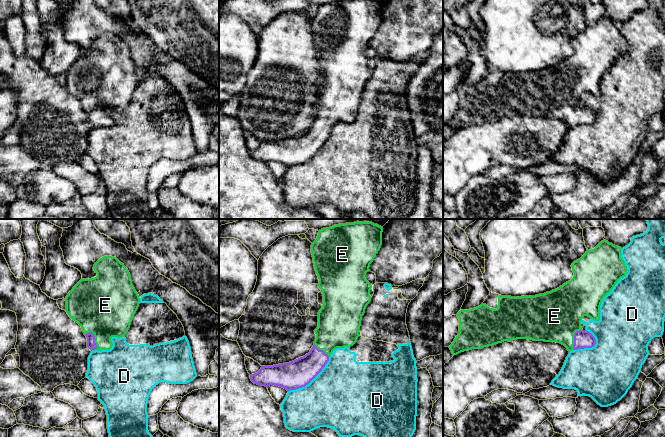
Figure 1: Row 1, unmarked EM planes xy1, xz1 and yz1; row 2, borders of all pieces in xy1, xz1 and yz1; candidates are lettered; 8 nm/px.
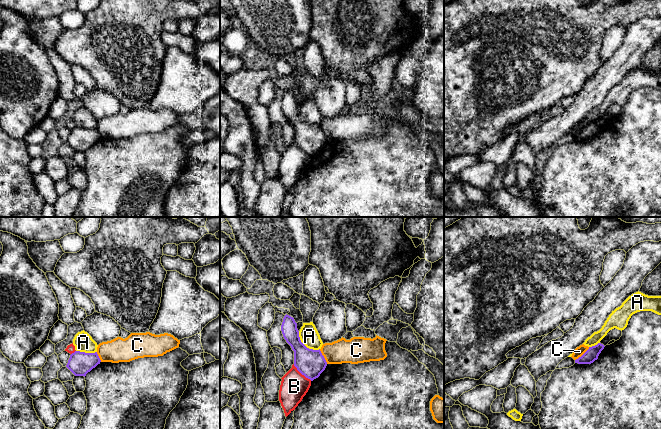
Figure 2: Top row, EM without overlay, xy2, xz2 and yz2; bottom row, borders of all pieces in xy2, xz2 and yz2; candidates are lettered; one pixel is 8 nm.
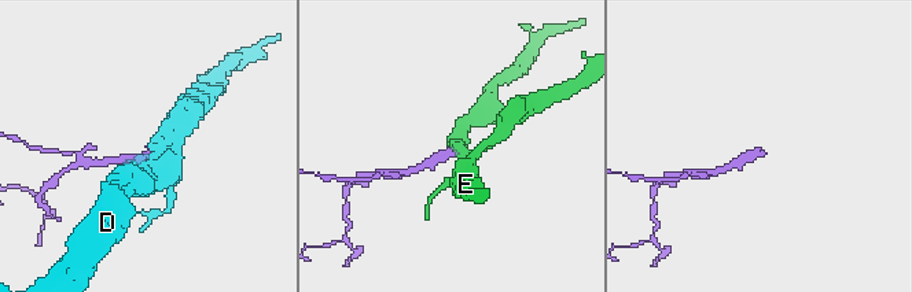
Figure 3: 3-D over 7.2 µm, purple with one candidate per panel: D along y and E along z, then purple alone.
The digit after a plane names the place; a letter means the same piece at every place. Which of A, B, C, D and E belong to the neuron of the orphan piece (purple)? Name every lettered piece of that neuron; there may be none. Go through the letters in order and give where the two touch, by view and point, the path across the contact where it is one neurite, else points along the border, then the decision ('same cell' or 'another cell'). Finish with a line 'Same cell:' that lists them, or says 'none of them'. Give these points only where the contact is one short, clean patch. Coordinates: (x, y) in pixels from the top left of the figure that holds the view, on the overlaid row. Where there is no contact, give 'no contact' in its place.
A: meets purple in xz2 at (304, 345); border along xz2 (298, 331), (300, 340), (307, 347), (319, 349); another cell
B: meets purple in xz2 at (302, 374); border along xz2 (293, 364), (311, 380); another cell
C: meets purple in yz2 at (583, 354); border along yz2 (589, 347), (575, 360); another cell
D: meets purple in xz1 at (311, 380); another cell
E: meets purple in xy1 at (94, 342); runs through xy1 (91, 344), (94, 342), (105, 313); same cell
Same cell: E

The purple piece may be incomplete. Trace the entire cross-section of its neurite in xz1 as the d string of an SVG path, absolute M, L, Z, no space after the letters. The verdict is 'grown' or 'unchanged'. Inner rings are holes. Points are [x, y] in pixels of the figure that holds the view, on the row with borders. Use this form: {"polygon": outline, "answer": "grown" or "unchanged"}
{"polygon": "M359 221L319 230L316 240L311 245L311 253L319 279L318 287L323 294L324 304L318 312L318 327L314 330L316 334L314 345L308 354L292 362L262 366L257 373L250 375L250 379L254 384L265 387L270 385L279 386L287 391L305 387L322 371L335 349L351 347L357 342L362 316L371 301L370 290L372 285L366 280L365 276L370 271L370 264L381 248L382 232L383 228L377 224Z", "answer": "grown"}

